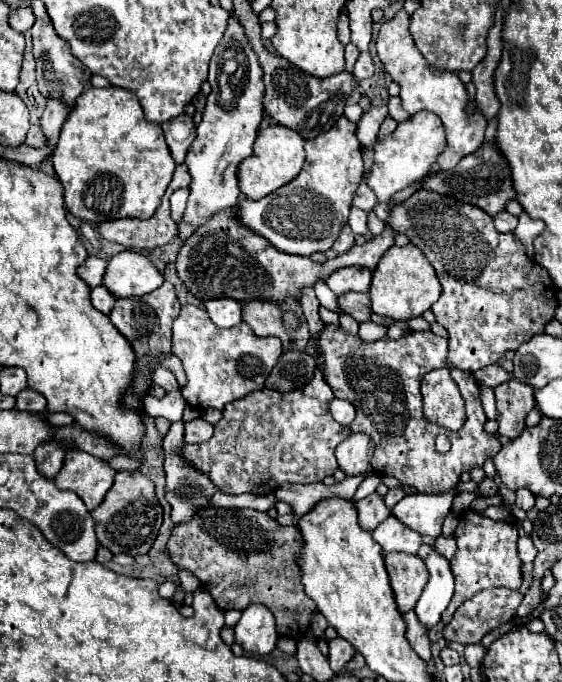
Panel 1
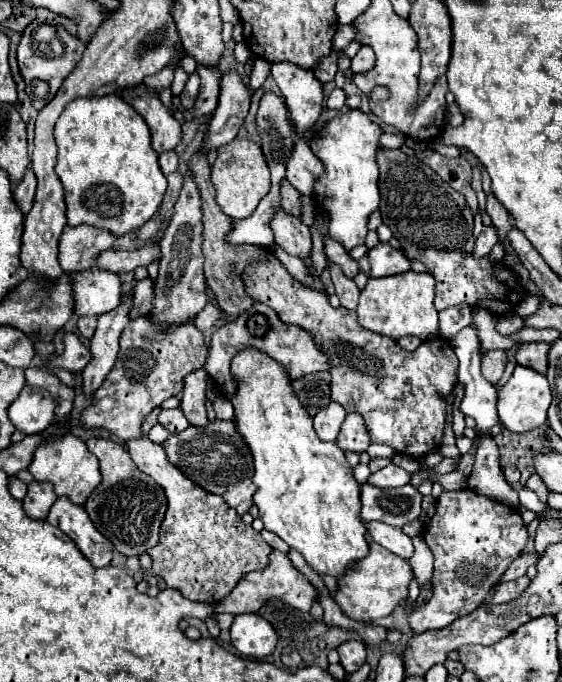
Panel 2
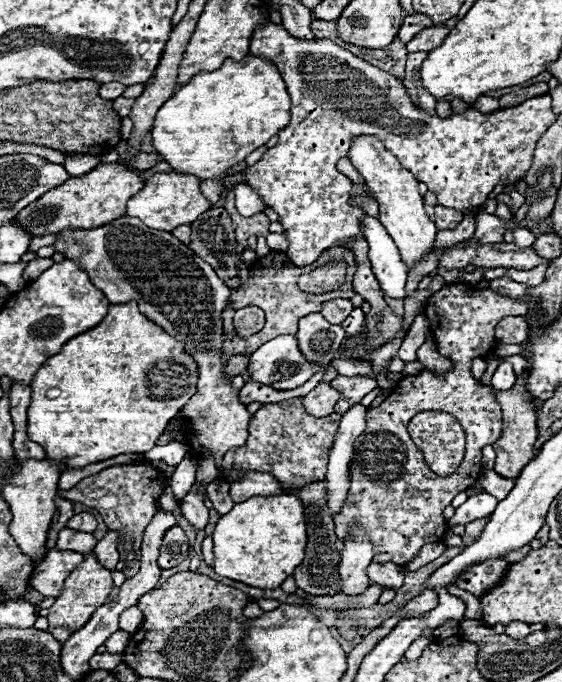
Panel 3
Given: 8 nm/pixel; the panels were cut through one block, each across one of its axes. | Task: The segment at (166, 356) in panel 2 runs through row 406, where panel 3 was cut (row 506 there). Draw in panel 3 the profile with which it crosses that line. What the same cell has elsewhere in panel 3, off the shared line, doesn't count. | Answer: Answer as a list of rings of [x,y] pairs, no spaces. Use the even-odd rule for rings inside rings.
[[[136,462],[136,464],[104,468],[102,472],[80,480],[70,490],[58,490],[58,496],[64,500],[70,500],[70,502],[82,502],[84,506],[98,510],[102,520],[108,524],[108,528],[118,530],[120,562],[116,566],[116,570],[124,572],[126,578],[130,578],[130,576],[134,576],[134,572],[138,572],[142,534],[144,534],[144,528],[148,526],[148,522],[152,520],[152,516],[160,510],[156,506],[156,502],[162,494],[162,488],[164,488],[164,474],[146,462]]]

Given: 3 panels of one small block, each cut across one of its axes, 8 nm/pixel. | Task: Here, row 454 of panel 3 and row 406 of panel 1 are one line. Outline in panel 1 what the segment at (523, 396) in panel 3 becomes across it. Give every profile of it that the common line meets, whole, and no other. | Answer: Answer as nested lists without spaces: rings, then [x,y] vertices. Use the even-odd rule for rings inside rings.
[[[508,380],[494,388],[498,410],[498,434],[506,438],[518,438],[522,434],[524,418],[534,408],[534,390],[520,380]]]

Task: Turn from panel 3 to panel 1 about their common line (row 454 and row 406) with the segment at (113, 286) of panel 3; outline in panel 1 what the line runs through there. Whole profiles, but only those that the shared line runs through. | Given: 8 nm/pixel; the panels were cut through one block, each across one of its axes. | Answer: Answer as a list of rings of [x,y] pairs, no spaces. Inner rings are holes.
[[[184,304],[172,326],[172,350],[182,360],[188,384],[182,390],[186,402],[194,408],[222,410],[228,402],[240,400],[254,390],[262,390],[274,364],[282,356],[282,342],[274,336],[258,338],[246,322],[236,328],[218,328],[208,312],[194,304]]]

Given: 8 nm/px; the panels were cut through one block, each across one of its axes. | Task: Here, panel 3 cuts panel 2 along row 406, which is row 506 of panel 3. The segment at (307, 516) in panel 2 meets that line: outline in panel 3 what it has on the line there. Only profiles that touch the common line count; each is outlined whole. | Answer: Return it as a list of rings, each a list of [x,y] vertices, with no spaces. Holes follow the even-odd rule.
[[[294,494],[252,496],[246,502],[234,504],[214,528],[214,564],[216,574],[244,582],[254,588],[274,590],[294,574],[294,568],[304,560],[306,520],[302,500]]]

